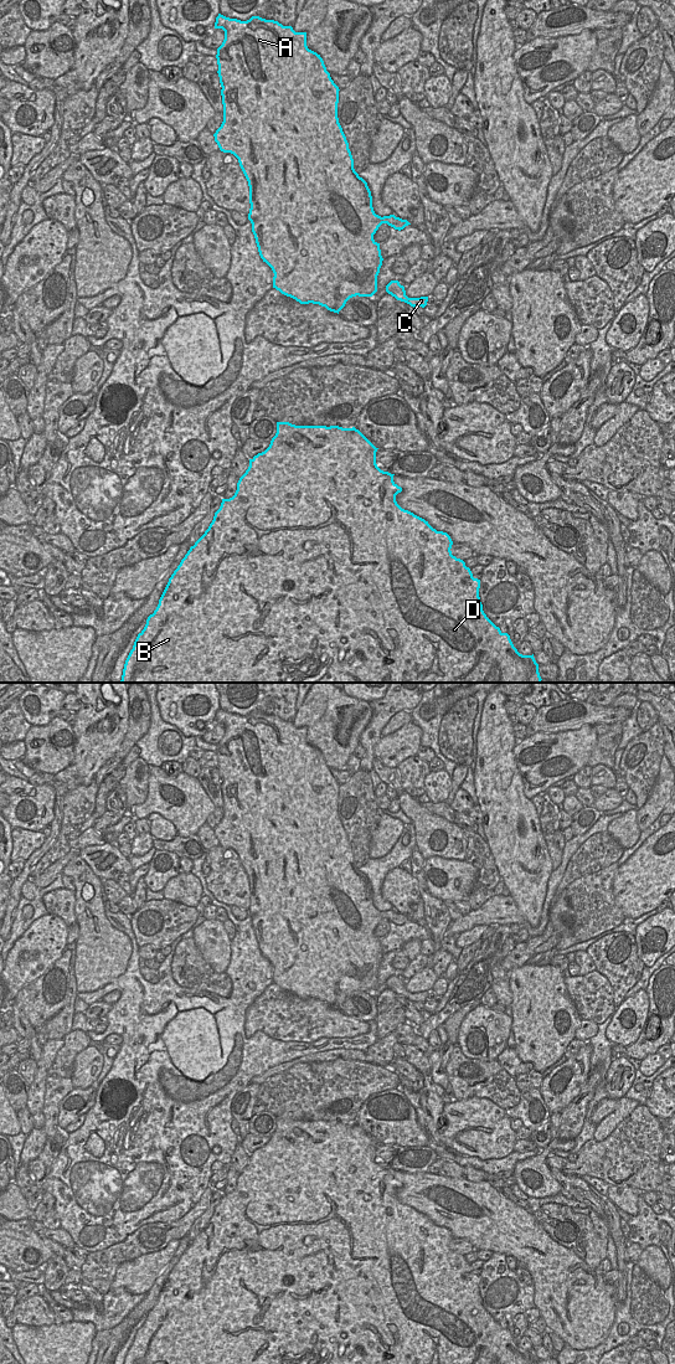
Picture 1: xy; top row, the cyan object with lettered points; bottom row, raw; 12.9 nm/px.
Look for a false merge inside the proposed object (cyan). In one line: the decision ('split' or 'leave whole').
split

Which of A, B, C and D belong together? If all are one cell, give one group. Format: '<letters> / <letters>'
A B D / C

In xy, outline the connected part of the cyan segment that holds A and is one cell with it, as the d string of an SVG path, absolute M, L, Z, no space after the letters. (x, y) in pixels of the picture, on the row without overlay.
M221 709L216 712L215 724L225 726L225 735L217 743L218 772L221 778L221 791L223 799L223 817L213 829L215 837L223 848L233 849L248 876L249 881L249 909L252 927L256 933L258 947L263 957L273 966L273 983L282 989L290 992L300 999L319 999L328 1005L338 1008L352 992L372 992L377 987L377 971L382 961L380 938L373 935L373 930L382 918L387 918L395 925L403 925L411 920L407 915L390 911L378 911L372 902L372 891L367 877L359 871L354 864L354 854L349 844L349 838L338 813L339 782L334 778L326 766L323 753L306 741L306 727L295 727L292 721L283 721L278 716L252 711L247 716L230 714Z

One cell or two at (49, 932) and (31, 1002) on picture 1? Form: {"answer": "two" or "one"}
{"answer": "two"}

